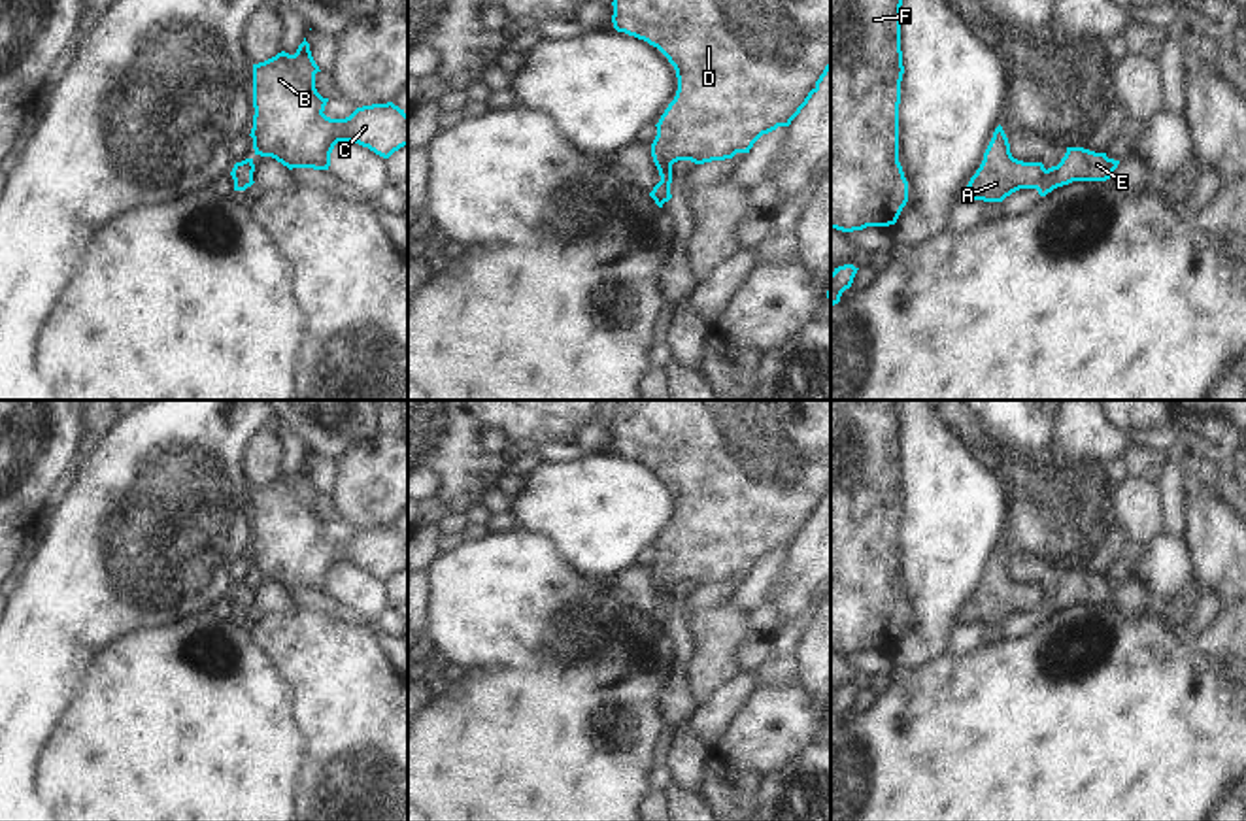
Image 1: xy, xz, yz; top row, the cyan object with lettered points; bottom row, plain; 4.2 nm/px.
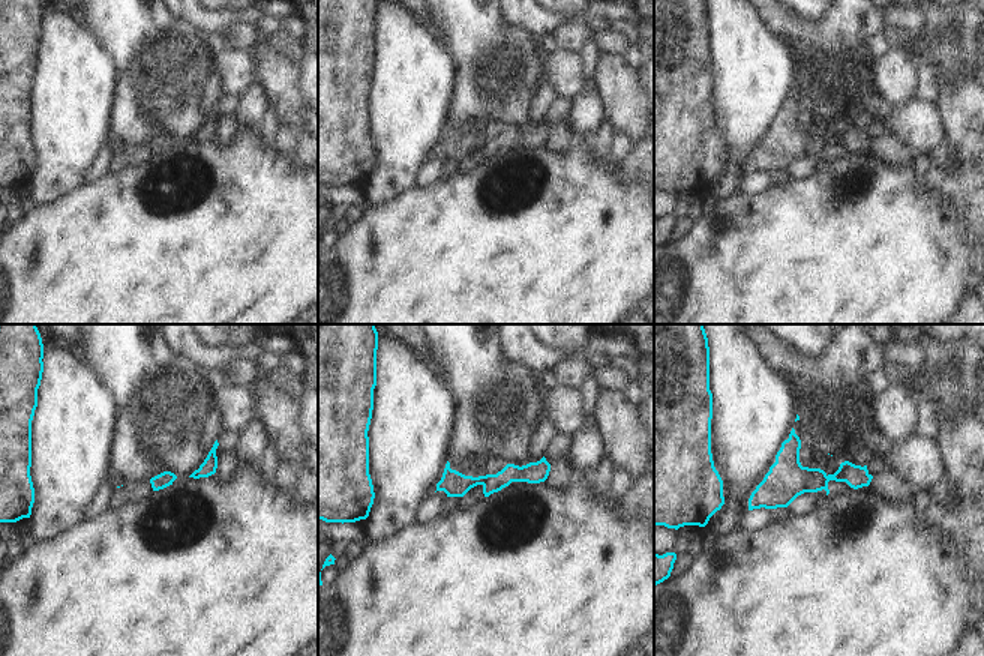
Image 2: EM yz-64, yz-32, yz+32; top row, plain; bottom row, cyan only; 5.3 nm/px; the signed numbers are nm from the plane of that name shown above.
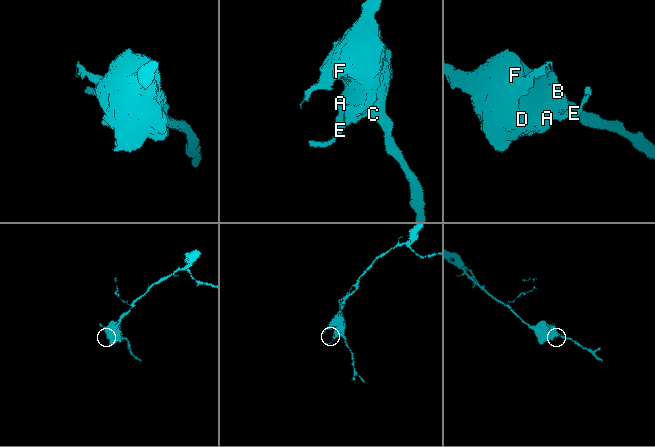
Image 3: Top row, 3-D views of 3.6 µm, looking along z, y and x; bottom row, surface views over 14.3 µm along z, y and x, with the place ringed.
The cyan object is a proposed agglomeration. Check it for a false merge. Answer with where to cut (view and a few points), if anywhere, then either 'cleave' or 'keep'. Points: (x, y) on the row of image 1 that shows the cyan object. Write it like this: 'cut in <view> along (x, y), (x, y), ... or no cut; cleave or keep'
cut in yz along (1046, 170), (1035, 187); cleave

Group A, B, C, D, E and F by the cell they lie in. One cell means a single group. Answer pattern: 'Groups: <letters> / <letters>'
Groups: A B C D F / E

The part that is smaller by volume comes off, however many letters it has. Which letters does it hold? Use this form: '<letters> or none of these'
E

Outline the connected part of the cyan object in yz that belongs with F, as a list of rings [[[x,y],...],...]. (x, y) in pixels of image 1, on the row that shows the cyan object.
[[[831,0],[831,228],[895,225],[908,202],[899,162],[902,0]]]

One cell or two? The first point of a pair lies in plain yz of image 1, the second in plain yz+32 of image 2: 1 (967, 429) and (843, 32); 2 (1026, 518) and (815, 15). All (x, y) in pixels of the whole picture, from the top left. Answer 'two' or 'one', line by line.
1: one
2: one

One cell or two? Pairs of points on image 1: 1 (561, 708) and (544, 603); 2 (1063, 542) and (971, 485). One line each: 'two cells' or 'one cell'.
1: two cells
2: two cells

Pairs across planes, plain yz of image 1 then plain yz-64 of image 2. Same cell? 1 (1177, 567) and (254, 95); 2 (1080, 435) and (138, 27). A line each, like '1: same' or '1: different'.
1: same
2: different

